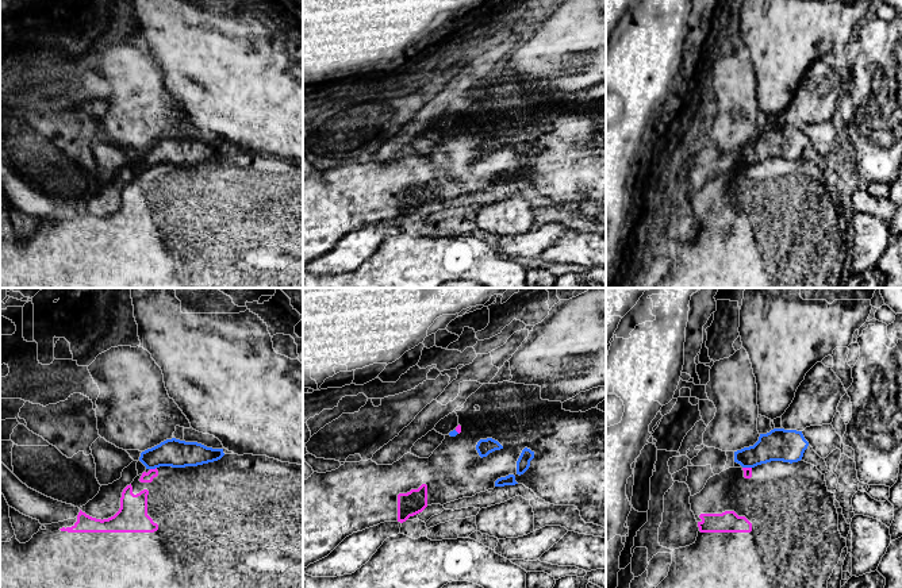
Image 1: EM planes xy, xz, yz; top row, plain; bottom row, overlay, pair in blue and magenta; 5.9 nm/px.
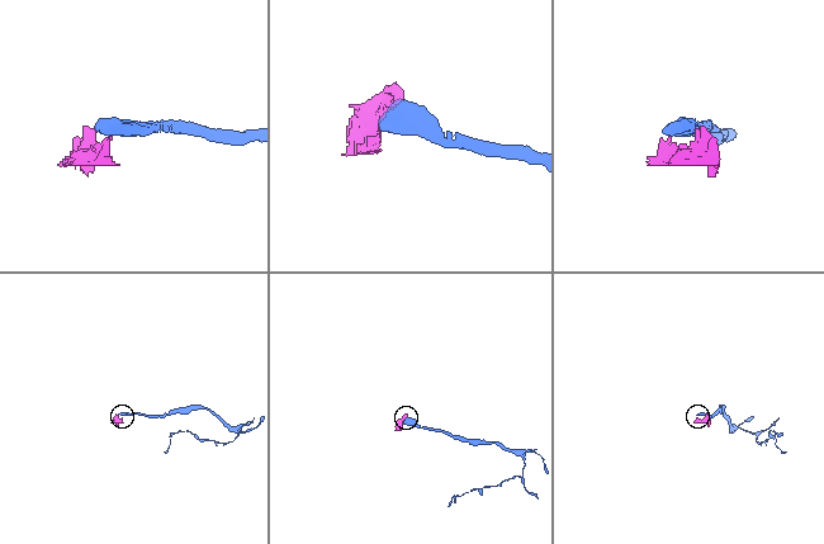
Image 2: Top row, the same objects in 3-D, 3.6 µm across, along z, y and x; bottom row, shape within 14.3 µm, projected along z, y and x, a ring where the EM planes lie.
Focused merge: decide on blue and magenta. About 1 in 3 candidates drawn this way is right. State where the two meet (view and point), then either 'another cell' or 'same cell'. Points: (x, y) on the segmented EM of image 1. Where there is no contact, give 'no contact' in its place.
xy (153, 468) | another cell

